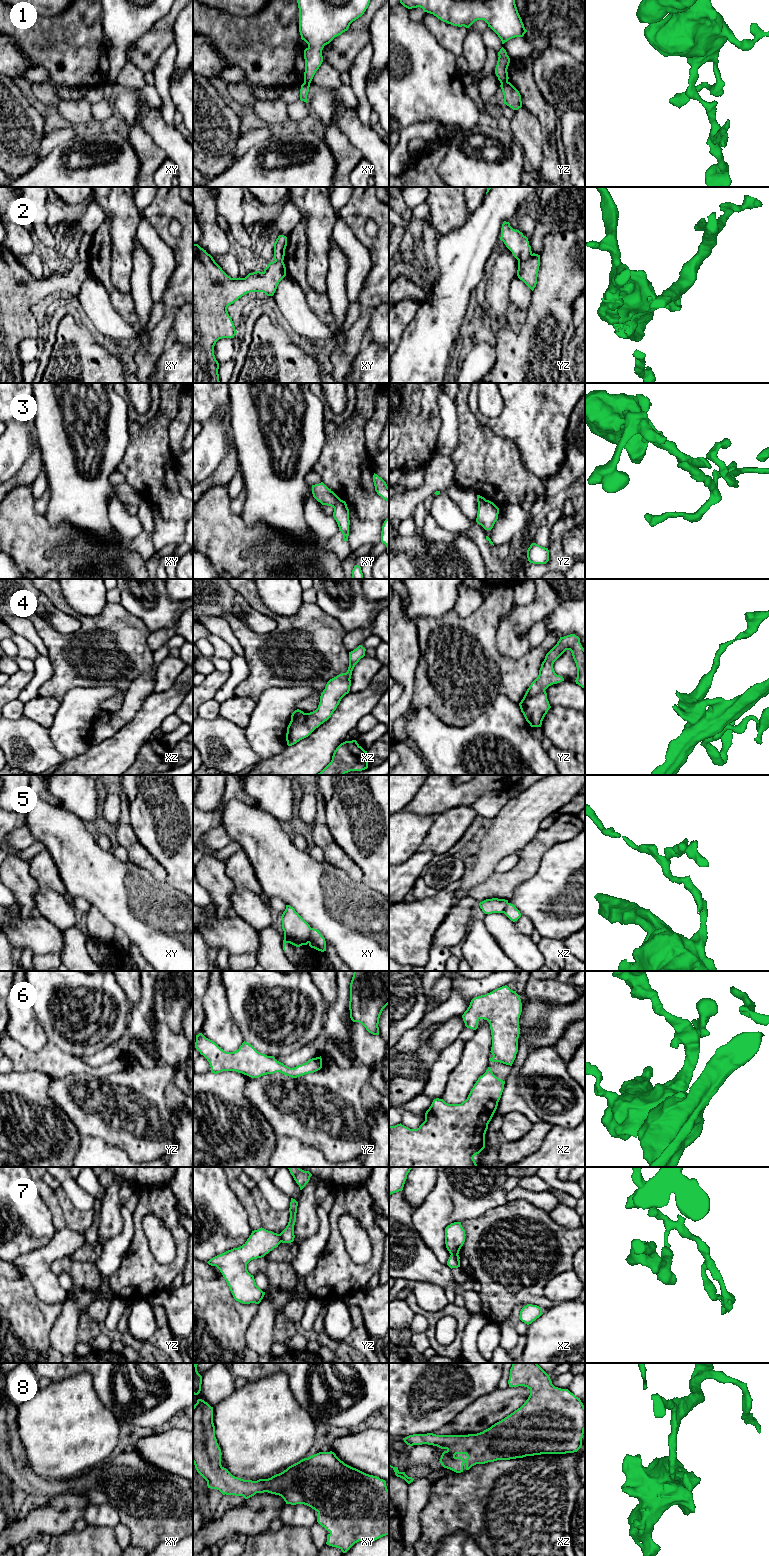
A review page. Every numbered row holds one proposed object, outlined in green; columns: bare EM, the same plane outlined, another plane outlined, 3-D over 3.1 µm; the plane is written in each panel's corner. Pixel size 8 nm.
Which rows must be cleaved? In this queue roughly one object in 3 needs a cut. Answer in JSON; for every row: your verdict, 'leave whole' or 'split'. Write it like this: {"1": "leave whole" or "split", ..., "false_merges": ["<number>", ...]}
{"1": "split", "2": "split", "3": "split", "4": "split", "5": "split", "6": "leave whole", "7": "split", "8": "leave whole", "false_merges": ["1", "2", "3", "4", "5", "7"]}

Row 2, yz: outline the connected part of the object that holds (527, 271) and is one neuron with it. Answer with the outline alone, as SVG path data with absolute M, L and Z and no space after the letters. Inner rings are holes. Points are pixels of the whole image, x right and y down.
M535 253L531 254L526 261L518 263L517 276L532 291L534 290L537 284L539 266L540 255Z

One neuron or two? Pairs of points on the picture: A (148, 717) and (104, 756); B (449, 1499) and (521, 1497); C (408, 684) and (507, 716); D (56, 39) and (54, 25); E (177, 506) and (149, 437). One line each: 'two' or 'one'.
A: one
B: one
C: two
D: one
E: one

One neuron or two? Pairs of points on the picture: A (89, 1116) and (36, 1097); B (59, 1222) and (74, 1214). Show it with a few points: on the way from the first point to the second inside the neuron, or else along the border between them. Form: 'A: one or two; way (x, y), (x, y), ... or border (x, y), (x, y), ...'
A: two; border (51, 1082), (48, 1095), (72, 1123)
B: two; border (58, 1197), (66, 1226)

